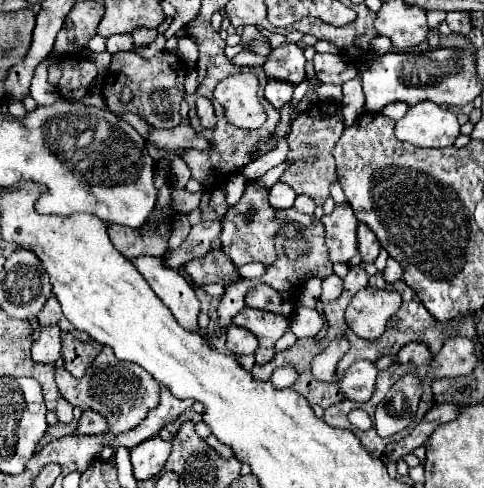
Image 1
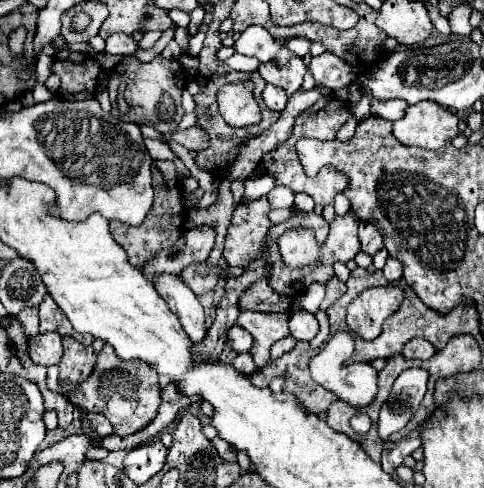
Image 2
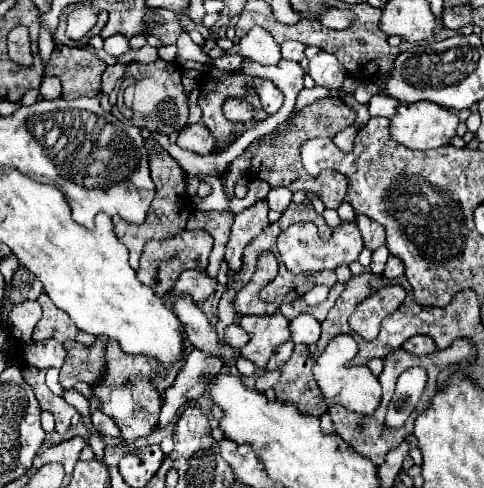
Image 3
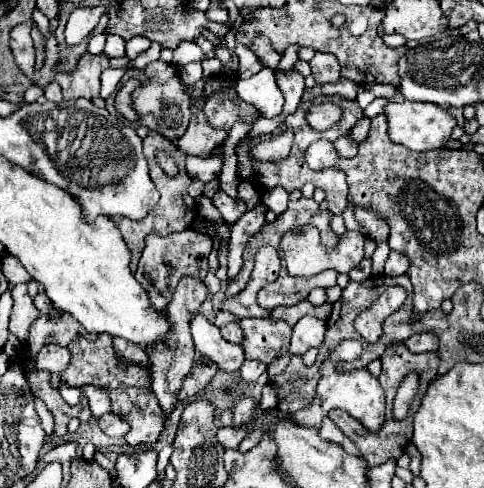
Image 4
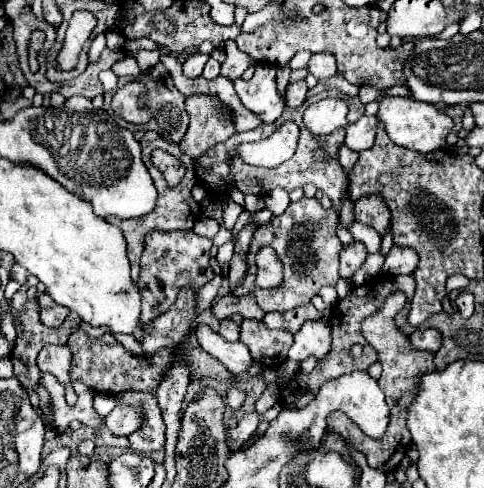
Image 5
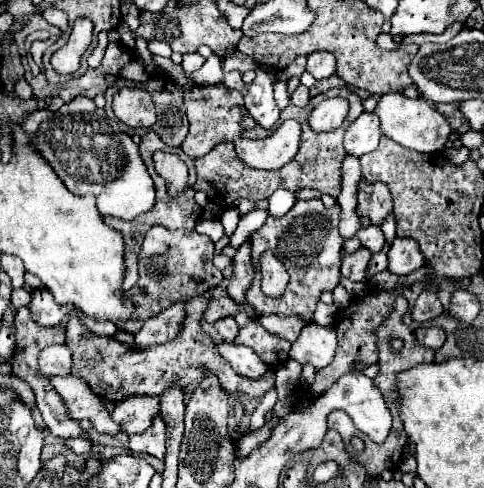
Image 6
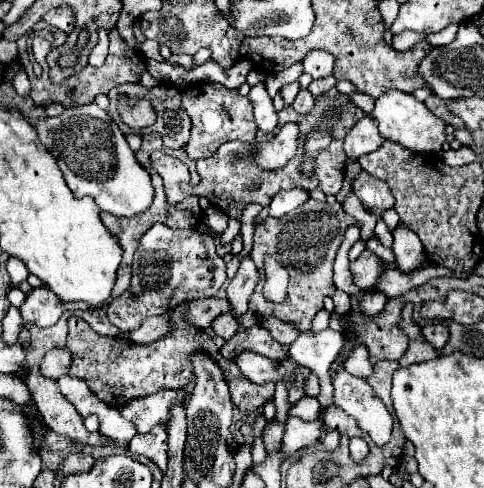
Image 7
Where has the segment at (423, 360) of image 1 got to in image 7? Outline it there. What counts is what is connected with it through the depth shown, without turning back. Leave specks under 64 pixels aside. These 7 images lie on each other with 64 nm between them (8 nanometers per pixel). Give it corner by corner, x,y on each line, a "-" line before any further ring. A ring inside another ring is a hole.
426,324
422,328
422,336
428,344
432,344
436,350
440,350
448,340
448,326
446,324

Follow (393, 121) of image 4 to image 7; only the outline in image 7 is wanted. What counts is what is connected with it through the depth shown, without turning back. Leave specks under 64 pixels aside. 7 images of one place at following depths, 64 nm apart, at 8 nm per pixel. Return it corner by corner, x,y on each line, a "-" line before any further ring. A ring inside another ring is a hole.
388,90
376,100
376,108
372,116
378,120
380,134
392,142
410,148
420,154
440,154
446,142
446,122
432,114
424,102
418,102
412,94
404,94
400,90

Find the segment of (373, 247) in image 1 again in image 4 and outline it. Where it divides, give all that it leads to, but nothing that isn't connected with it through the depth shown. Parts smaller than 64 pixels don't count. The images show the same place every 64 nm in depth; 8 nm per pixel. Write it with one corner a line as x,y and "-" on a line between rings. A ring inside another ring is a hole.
354,208
356,220
362,228
362,232
374,240
376,244
386,242
388,240
388,224
384,220
380,220
380,216
376,216
374,212
364,212
364,208

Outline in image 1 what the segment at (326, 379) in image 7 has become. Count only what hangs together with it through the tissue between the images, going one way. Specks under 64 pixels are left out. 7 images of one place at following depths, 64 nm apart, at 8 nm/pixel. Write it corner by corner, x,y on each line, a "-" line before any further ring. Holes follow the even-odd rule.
298,306
290,318
290,330
298,338
312,338
322,330
322,326
324,326
324,320
316,308

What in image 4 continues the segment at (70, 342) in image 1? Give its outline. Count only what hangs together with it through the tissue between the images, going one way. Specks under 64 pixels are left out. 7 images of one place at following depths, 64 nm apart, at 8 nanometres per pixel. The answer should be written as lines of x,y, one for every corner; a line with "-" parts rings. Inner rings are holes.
100,334
94,342
88,342
84,338
72,340
68,344
68,350
72,354
68,368
62,372
62,382
68,386
82,386
82,384
92,384
98,388
116,388
118,384
128,384
128,386
150,386
150,372
136,366
128,364
124,360
118,360
116,354
112,352
112,338
108,334

